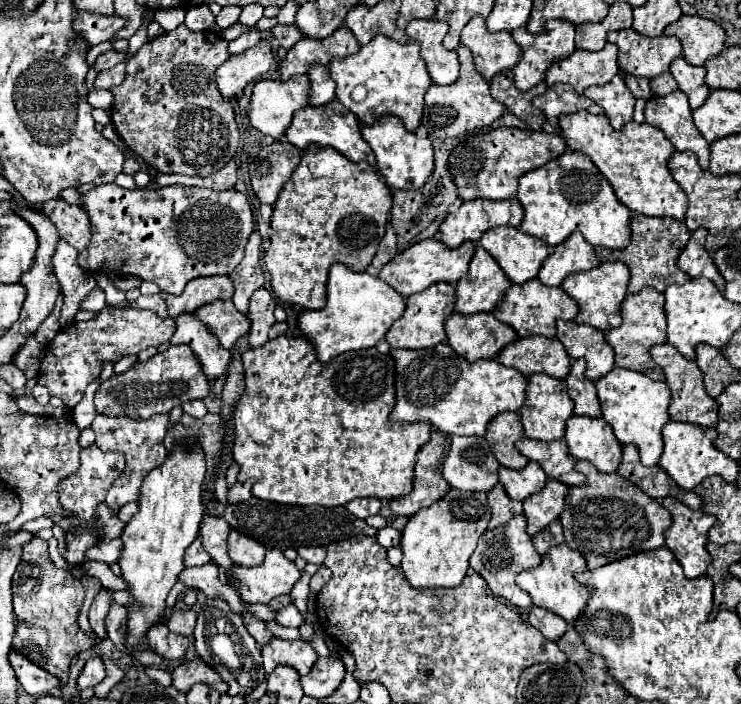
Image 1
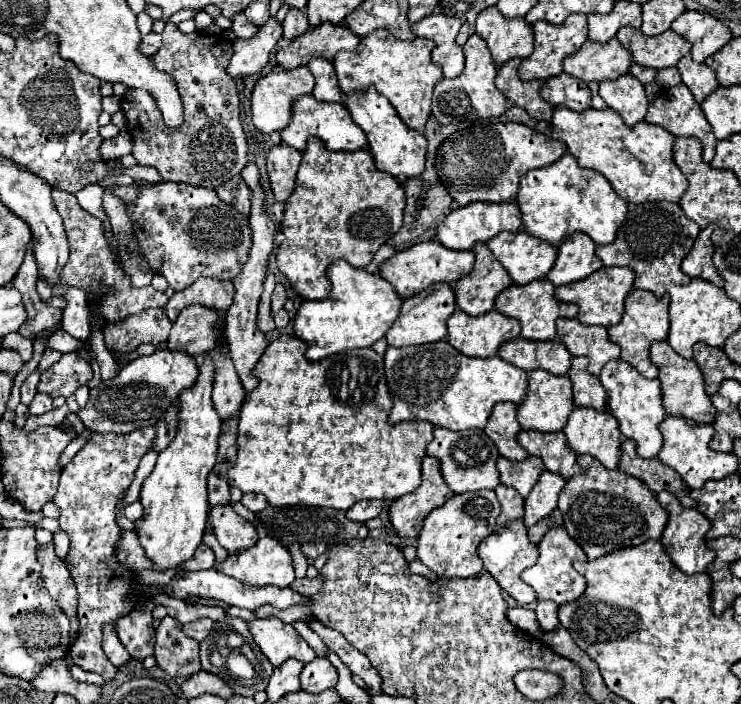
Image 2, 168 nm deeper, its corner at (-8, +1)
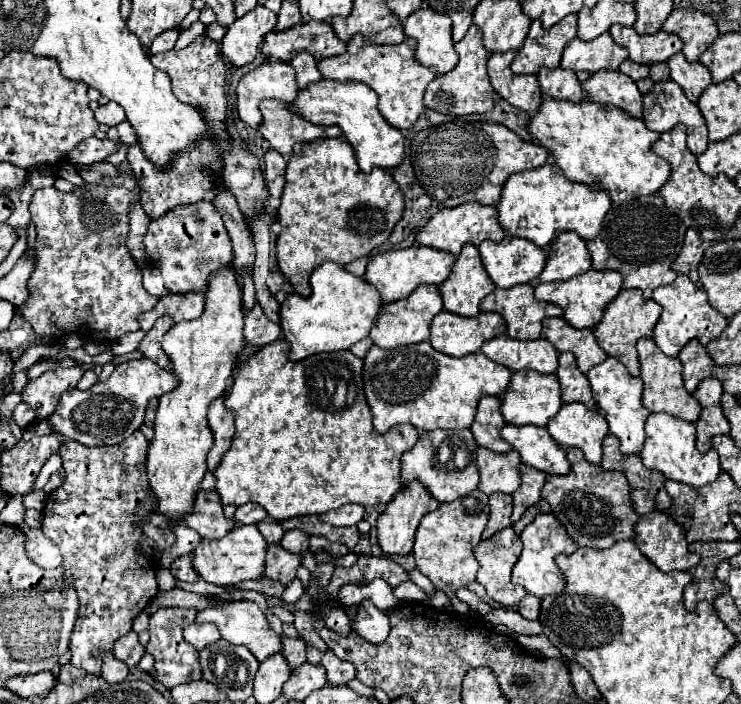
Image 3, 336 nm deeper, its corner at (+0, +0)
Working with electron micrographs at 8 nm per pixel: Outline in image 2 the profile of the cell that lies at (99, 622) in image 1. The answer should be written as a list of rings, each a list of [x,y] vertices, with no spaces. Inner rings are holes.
[[[103,625],[103,651],[109,657],[109,661],[117,667],[125,665],[131,657],[125,653],[125,647],[121,645],[117,633],[115,633],[115,625]]]

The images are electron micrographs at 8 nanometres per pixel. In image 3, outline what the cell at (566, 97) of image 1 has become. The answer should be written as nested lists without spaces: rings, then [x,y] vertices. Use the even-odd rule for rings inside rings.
[[[541,68],[537,78],[539,78],[541,90],[547,98],[571,100],[571,102],[581,100],[581,86],[579,86],[575,72],[571,72],[567,68],[555,68],[555,70]]]

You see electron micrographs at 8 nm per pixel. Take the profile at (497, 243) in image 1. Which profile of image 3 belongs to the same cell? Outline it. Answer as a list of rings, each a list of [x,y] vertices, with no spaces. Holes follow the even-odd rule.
[[[505,236],[501,242],[479,246],[483,268],[497,288],[529,284],[539,278],[545,266],[545,252],[525,238]]]

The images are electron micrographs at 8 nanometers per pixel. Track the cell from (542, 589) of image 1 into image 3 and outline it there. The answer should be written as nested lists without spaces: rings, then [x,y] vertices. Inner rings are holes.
[[[551,512],[537,514],[535,520],[521,532],[521,540],[523,540],[523,552],[513,568],[511,582],[523,586],[529,594],[537,598],[543,598],[547,594],[561,594],[565,582],[561,570],[555,566],[555,556],[561,552],[575,552],[579,546],[573,542],[573,538],[567,534],[567,530],[557,522],[555,514]]]

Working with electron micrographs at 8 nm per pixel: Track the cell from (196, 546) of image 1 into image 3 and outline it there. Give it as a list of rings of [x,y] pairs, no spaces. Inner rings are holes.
[[[183,554],[179,556],[173,564],[171,564],[171,574],[177,578],[177,580],[183,580],[183,582],[197,582],[199,580],[199,574],[195,574],[195,570],[191,570],[191,554]]]

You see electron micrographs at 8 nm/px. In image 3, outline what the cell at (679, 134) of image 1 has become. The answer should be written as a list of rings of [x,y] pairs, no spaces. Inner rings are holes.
[[[665,80],[665,82],[657,82],[645,96],[643,96],[643,122],[647,124],[649,130],[653,132],[667,132],[677,124],[685,124],[687,126],[687,148],[699,156],[705,148],[707,148],[707,126],[705,126],[705,118],[701,116],[701,110],[697,108],[697,104],[689,102],[685,92],[681,90],[681,86],[677,86],[673,80]]]

